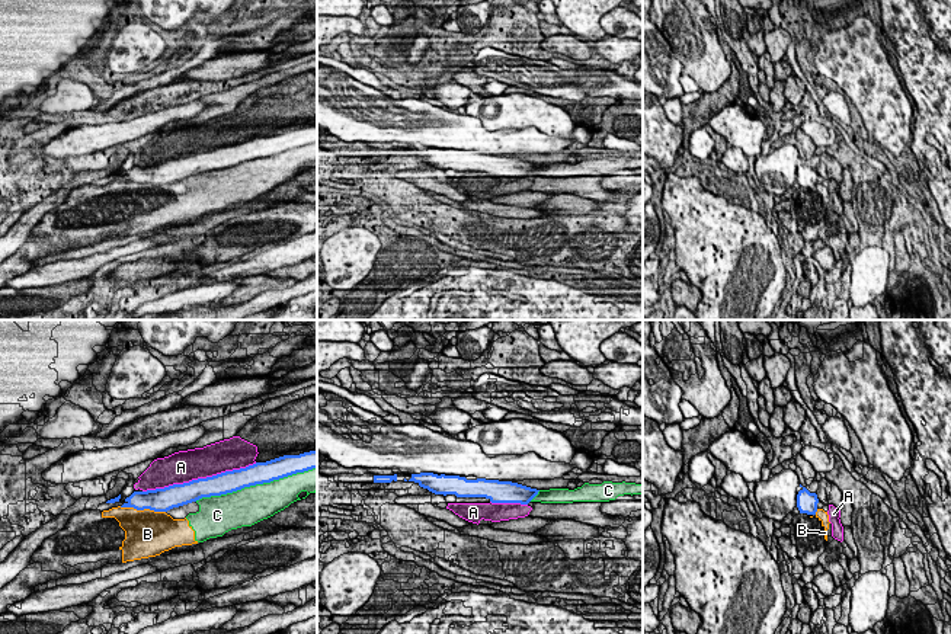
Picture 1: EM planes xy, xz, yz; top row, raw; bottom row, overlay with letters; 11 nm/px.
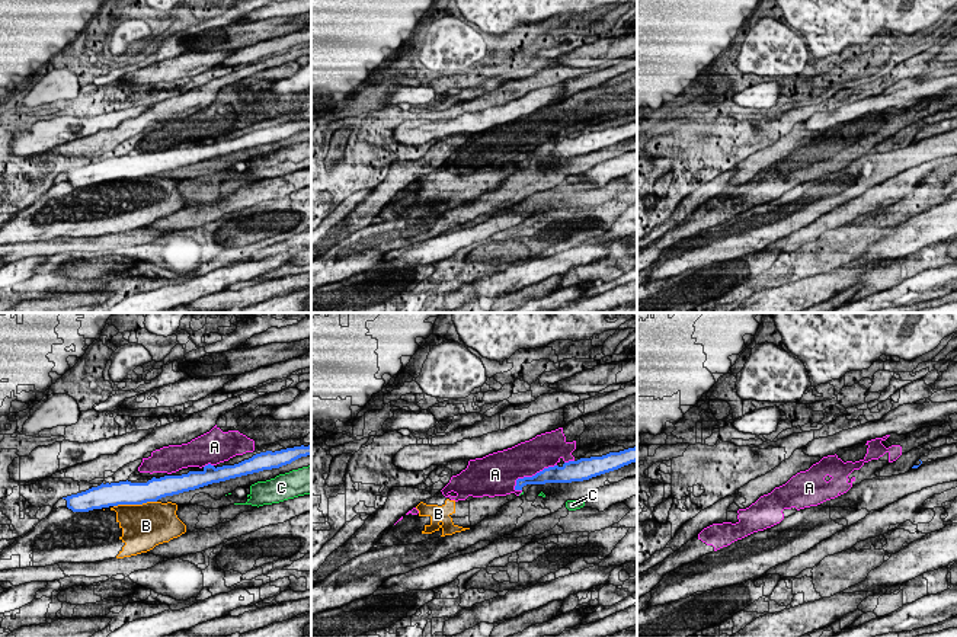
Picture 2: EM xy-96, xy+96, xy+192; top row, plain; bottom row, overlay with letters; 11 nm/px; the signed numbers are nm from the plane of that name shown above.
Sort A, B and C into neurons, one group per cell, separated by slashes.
A / B C

